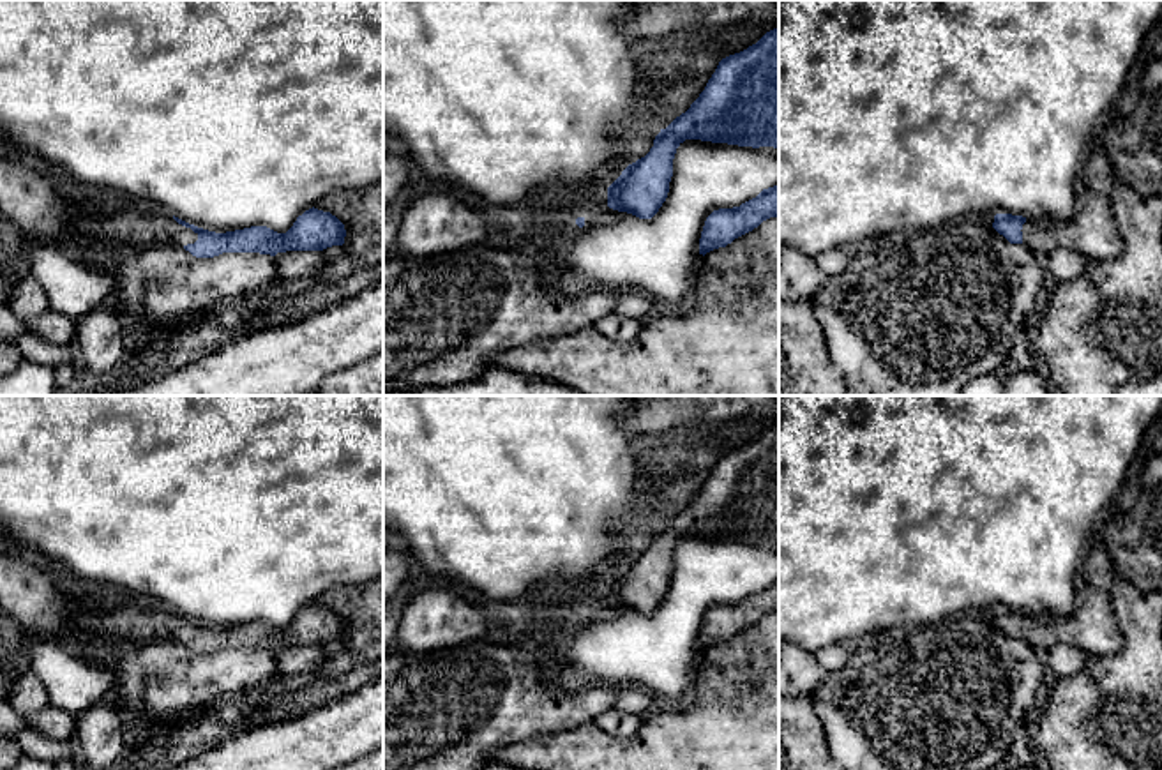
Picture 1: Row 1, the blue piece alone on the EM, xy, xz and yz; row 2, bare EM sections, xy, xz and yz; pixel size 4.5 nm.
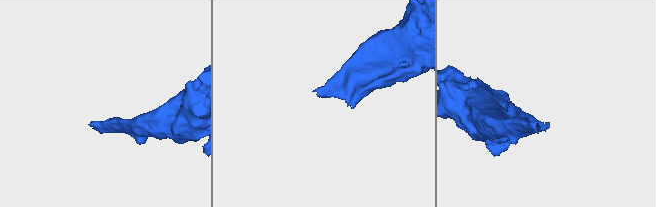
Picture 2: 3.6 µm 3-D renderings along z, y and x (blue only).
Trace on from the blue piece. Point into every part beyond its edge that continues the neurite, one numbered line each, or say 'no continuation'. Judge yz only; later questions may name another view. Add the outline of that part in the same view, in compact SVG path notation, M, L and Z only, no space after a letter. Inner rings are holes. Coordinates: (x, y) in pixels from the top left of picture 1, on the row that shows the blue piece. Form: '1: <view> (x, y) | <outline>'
1: yz (1092, 230) | M1088 147L1084 189L1077 196L1074 214L1063 223L1030 221L1022 224L1022 244L1044 260L1051 251L1067 247L1105 261L1123 251L1123 238L1113 217L1111 189L1116 184L1105 150Z

